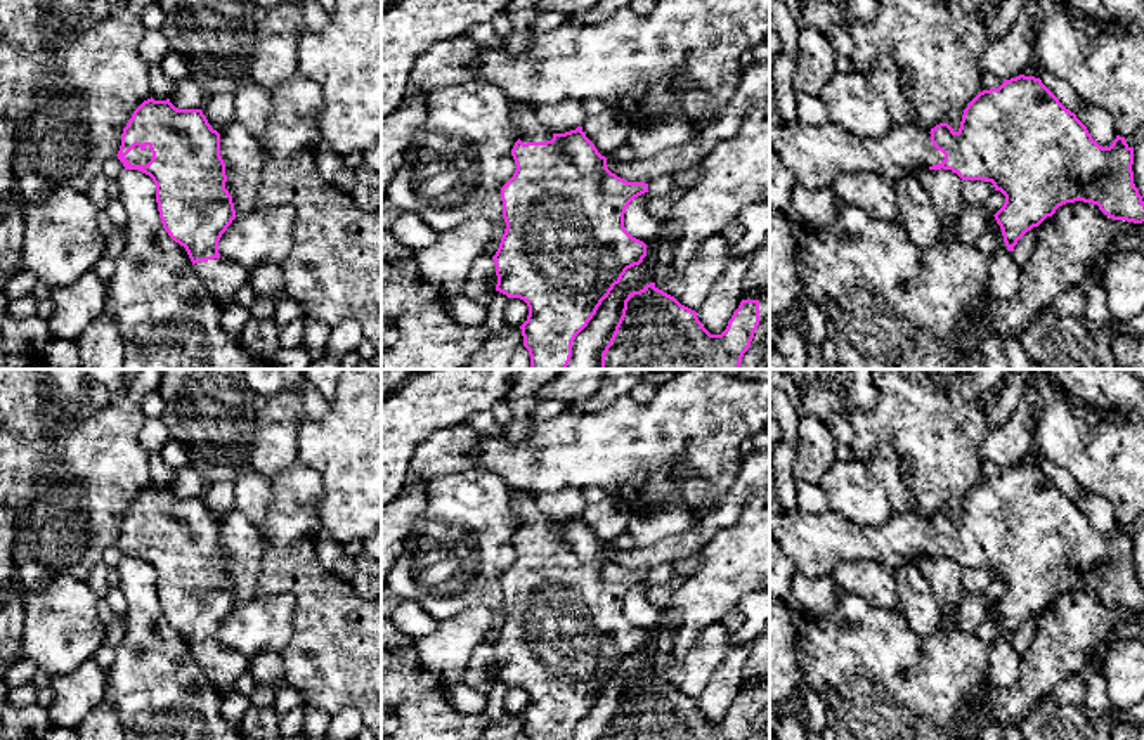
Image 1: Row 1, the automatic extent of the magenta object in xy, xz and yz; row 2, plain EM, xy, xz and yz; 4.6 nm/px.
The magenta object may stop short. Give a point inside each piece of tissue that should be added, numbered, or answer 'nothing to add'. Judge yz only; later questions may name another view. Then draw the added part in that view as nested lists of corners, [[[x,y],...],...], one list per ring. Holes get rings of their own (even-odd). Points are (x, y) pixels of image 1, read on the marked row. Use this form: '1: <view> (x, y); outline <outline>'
1: yz (817, 156); outline [[[783,121],[770,128],[770,146],[808,189],[832,189],[848,173],[874,172],[889,184],[915,170],[927,170],[945,159],[931,142],[931,133],[913,125],[894,125],[884,137],[870,139],[846,132],[839,125],[808,127]]]

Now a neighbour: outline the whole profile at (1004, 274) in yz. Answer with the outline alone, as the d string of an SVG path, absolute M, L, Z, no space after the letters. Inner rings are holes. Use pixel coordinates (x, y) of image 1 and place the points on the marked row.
M995 217L986 218L986 230L995 239L995 248L986 253L990 291L995 300L1012 300L1019 289L1021 269L1017 267L1012 251L1007 250L1002 236L1002 229Z

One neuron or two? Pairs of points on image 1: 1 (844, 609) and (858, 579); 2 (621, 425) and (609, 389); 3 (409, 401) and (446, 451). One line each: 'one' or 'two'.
1: two
2: two
3: two

